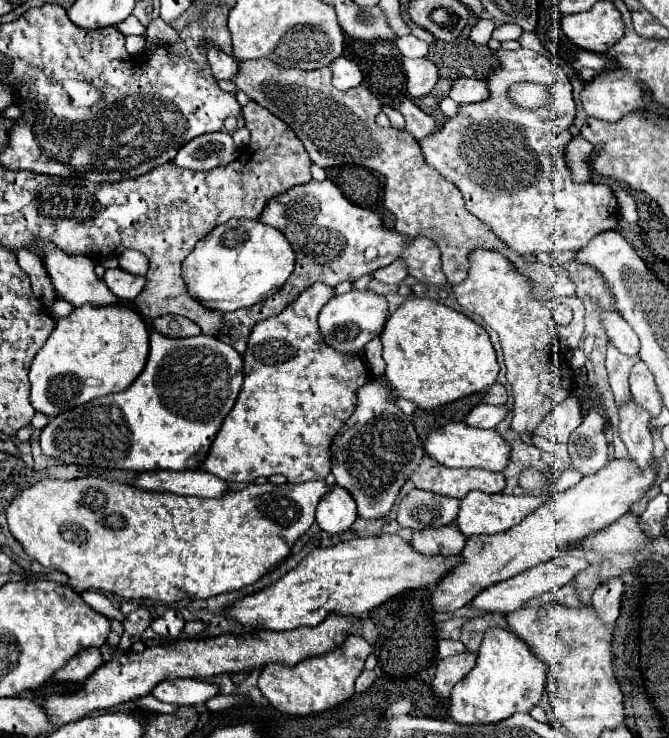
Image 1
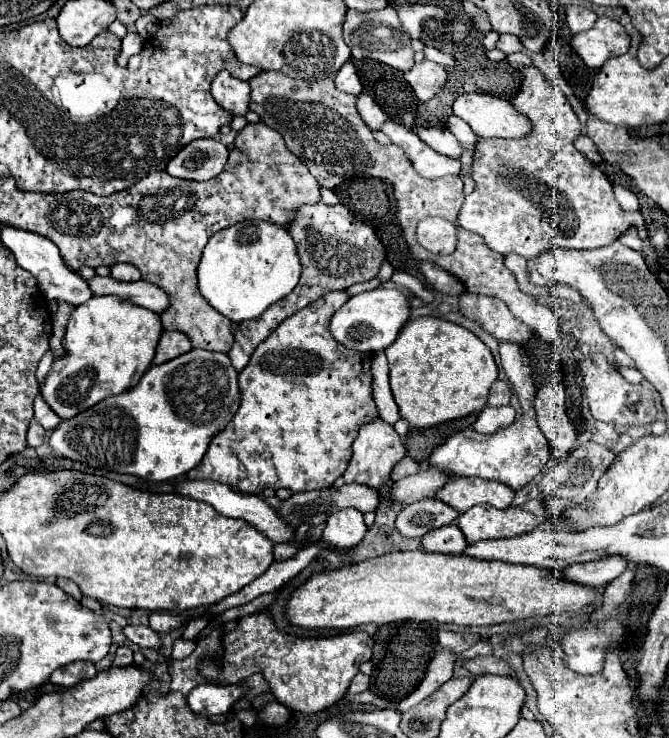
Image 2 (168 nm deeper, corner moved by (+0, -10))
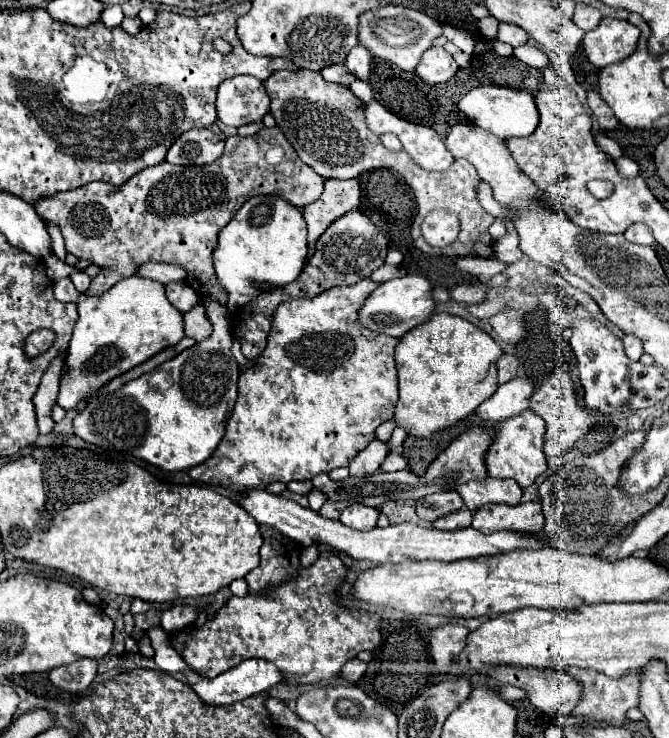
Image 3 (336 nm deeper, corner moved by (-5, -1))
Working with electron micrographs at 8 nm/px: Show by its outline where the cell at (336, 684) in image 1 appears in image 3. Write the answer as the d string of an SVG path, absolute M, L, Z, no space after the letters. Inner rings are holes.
M260 526L260 534L264 538L260 550L260 566L254 568L248 576L248 596L238 598L232 596L214 618L206 620L202 626L186 626L176 632L168 634L170 646L184 658L188 668L200 676L216 678L218 674L226 672L228 668L236 666L250 658L264 658L274 662L282 672L284 678L294 680L298 684L316 684L320 680L334 678L340 668L356 658L360 650L374 650L380 644L380 616L366 610L352 610L338 604L338 588L346 580L348 568L334 552L320 552L318 560L308 568L296 566L300 562L300 552L292 554L292 546L300 546L298 542L290 540L288 536L280 534L276 528Z

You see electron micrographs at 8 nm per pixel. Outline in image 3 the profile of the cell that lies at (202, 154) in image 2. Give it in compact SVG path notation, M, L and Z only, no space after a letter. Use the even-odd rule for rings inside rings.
M194 128L176 138L170 146L166 162L170 164L210 164L222 156L224 142L208 128Z

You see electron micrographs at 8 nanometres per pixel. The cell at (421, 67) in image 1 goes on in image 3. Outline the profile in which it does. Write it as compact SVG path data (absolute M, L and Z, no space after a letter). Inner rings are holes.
M434 46L426 50L420 60L420 66L416 68L416 74L428 84L442 84L450 80L456 72L458 72L458 64L442 46Z

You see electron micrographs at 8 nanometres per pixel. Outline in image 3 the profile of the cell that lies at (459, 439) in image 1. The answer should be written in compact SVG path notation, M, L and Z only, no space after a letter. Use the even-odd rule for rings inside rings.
M526 410L514 418L504 422L496 422L496 438L486 454L486 468L492 478L512 478L522 488L528 488L536 482L540 474L546 470L546 456L542 452L542 438L544 438L544 420L532 410Z

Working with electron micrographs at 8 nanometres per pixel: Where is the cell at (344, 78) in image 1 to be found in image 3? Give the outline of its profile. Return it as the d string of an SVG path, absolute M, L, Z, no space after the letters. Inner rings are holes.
M356 44L348 56L346 56L346 68L360 80L368 80L370 76L370 70L372 70L372 52L362 46L362 44Z

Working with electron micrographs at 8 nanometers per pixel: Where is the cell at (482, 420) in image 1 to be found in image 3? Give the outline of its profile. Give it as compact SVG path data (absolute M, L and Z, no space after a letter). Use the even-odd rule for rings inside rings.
M514 378L512 382L500 384L498 390L478 406L476 414L484 422L500 422L528 410L530 396L534 392L530 378Z

